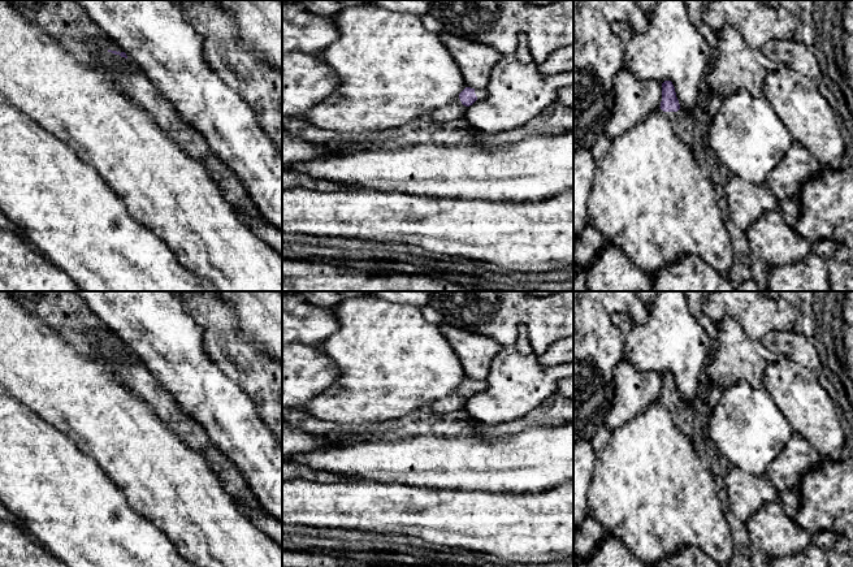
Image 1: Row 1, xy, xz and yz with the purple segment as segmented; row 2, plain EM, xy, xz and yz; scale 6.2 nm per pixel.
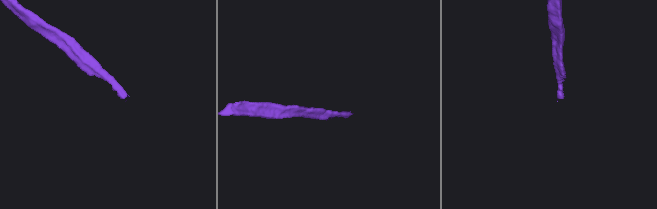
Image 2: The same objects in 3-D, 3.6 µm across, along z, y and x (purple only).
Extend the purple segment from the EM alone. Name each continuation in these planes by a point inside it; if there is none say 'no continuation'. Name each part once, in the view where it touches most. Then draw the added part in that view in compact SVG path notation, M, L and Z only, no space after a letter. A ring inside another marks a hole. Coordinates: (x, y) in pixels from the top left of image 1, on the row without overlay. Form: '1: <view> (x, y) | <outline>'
1: xy (125, 364) | M104 339L99 342L99 346L104 352L109 371L148 402L174 434L209 463L235 503L243 502L251 508L257 508L241 471L211 442L203 425L179 407L172 394L137 355L131 350L127 351Z

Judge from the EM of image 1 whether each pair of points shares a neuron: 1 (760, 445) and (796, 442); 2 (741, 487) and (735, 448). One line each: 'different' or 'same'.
1: different
2: different

